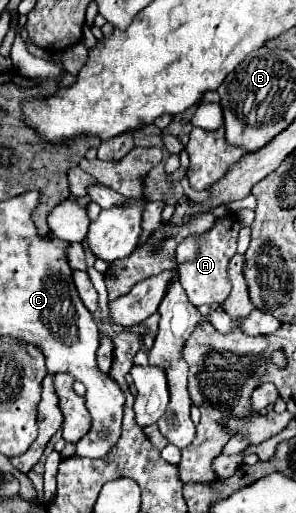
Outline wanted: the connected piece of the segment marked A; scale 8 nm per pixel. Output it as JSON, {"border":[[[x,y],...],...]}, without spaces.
{"border":[[[227,215],[225,219],[217,219],[215,227],[209,233],[201,235],[201,237],[189,237],[189,239],[179,243],[179,247],[177,247],[179,283],[183,285],[189,301],[195,307],[223,303],[227,299],[227,295],[231,291],[227,265],[229,265],[229,259],[235,255],[237,233],[239,233],[237,217]]]}

